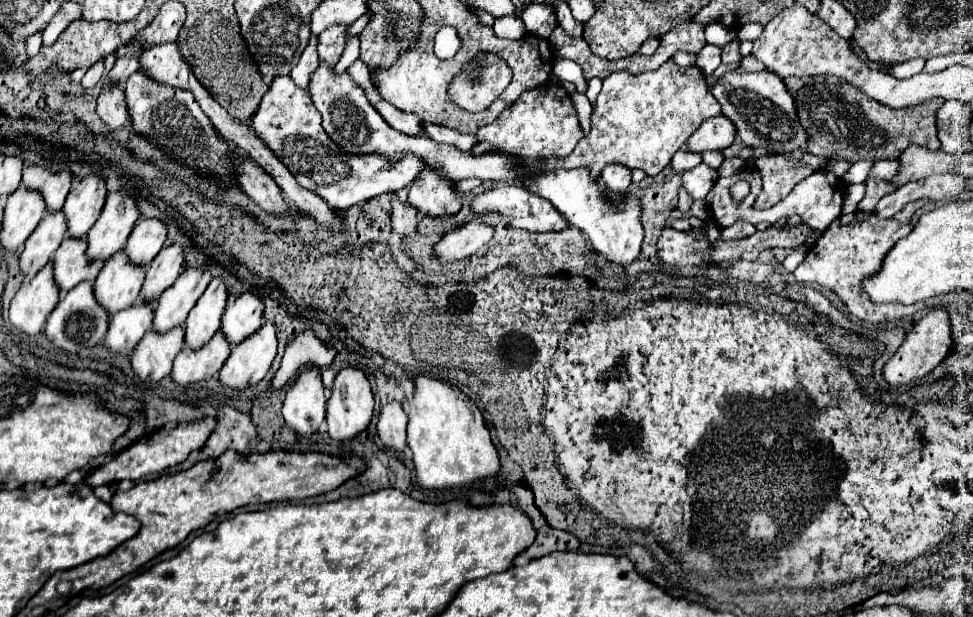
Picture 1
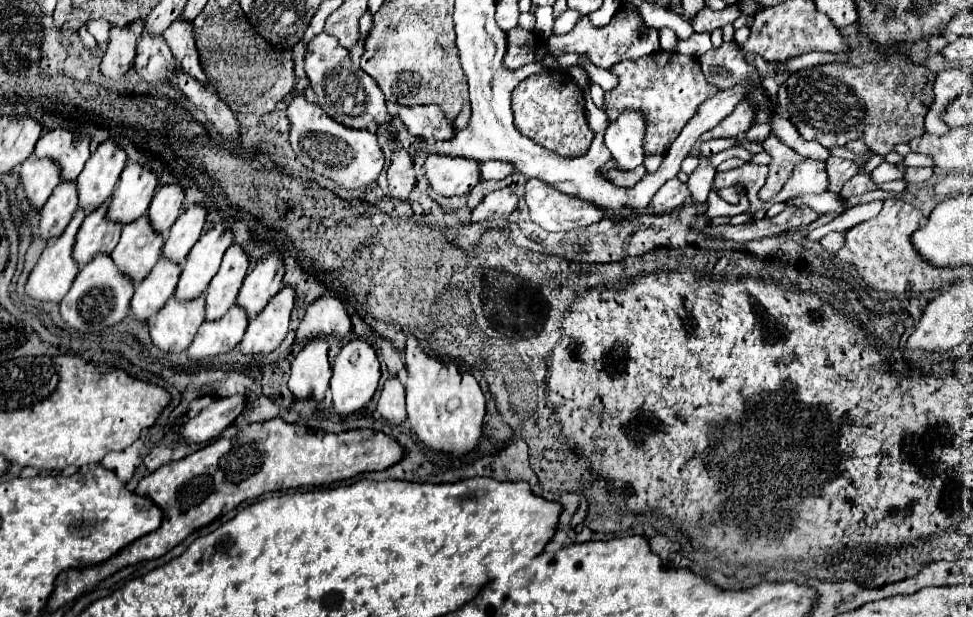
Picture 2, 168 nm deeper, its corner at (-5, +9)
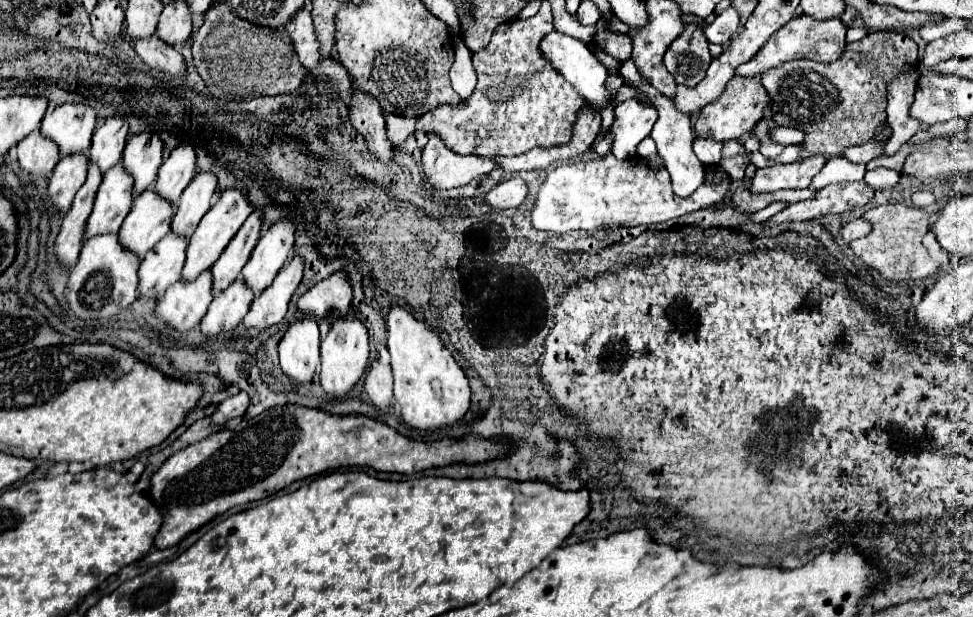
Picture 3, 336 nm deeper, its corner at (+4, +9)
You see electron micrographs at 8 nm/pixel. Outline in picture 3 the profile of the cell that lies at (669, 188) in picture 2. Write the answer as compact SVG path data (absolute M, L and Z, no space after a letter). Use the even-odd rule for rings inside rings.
M608 155L604 159L560 165L548 173L538 201L532 209L530 221L536 229L564 235L574 229L600 231L600 229L620 229L636 225L656 225L668 219L682 217L686 213L716 205L726 199L732 181L722 181L720 185L700 185L690 197L678 197L672 191L670 175L666 169L650 169L642 157L616 159Z

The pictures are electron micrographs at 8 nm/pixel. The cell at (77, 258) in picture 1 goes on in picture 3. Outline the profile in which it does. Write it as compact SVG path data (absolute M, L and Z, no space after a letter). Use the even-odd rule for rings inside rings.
M122 161L106 171L104 181L96 195L94 211L88 217L86 239L102 233L118 233L124 217L132 209L134 201L132 189L134 189L134 179L124 169Z

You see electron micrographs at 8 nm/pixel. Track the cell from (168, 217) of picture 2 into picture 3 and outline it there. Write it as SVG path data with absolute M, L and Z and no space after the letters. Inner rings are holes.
M182 143L170 151L162 167L158 169L156 193L168 199L170 203L178 203L182 191L196 175L196 151L190 143Z

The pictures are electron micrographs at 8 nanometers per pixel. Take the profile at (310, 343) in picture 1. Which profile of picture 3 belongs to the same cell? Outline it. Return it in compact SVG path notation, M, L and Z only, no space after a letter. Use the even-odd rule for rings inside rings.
M336 271L330 277L318 281L298 299L298 309L310 317L324 317L330 311L346 315L352 301L352 283L344 271Z

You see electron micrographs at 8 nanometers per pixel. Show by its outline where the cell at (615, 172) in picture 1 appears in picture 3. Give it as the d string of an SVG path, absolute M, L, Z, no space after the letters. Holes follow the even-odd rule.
M622 101L614 107L616 119L610 127L614 135L612 155L618 159L630 159L636 155L636 145L652 131L656 123L656 109L640 101Z

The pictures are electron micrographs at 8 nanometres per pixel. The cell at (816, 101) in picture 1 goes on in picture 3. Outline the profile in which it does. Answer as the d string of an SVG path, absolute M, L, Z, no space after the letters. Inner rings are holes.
M878 31L870 33L868 37L850 43L844 51L844 55L836 63L818 63L810 59L798 59L788 61L778 67L772 67L764 71L762 85L772 95L772 119L776 125L794 127L808 135L802 149L810 153L822 153L822 155L842 155L846 147L864 145L868 139L874 137L876 127L886 121L886 85L888 81L900 73L910 71L916 67L918 61L918 47L916 43L898 31Z

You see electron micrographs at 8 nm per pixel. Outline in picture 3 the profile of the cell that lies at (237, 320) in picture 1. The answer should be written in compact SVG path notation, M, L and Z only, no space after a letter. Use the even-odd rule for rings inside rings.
M278 219L262 233L258 245L252 251L252 257L242 269L242 277L248 283L248 287L254 289L254 293L268 287L272 279L278 275L280 267L284 267L284 261L292 257L294 233L294 219Z

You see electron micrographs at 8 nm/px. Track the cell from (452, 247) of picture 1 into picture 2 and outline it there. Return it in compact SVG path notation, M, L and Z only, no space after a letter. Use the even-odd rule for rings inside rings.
M511 189L493 191L483 197L483 201L473 209L471 221L479 223L489 217L507 217L517 209L517 195Z

